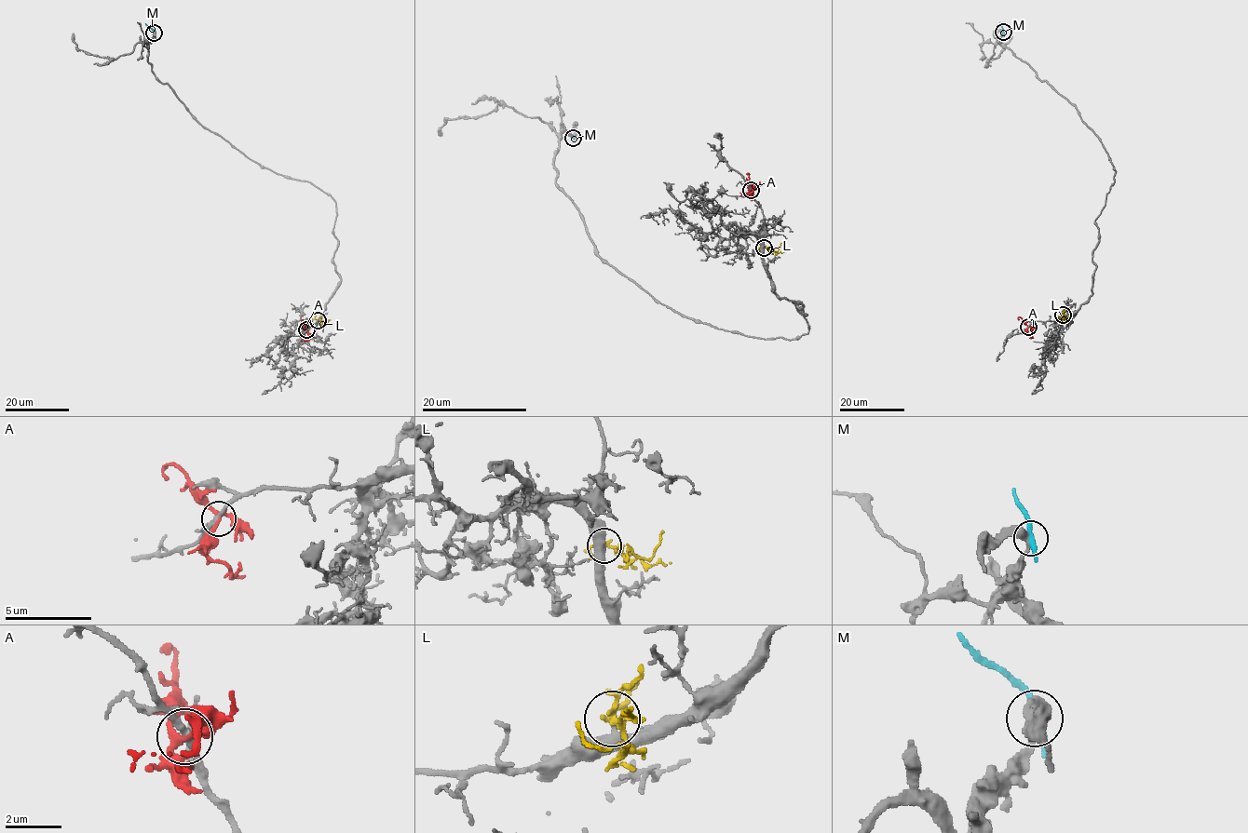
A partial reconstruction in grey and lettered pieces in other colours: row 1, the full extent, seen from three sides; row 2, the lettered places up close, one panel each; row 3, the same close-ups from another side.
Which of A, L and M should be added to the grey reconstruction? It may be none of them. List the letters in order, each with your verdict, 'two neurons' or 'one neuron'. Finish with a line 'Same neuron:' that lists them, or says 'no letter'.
A: two neurons
L: one neuron
M: two neurons
Same neuron: L

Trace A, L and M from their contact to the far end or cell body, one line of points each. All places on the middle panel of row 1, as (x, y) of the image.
A: (751, 190), (754, 188), (751, 194), (740, 195)
L: (763, 247), (771, 251), (780, 247), (781, 243)
M: (573, 137), (561, 131)

